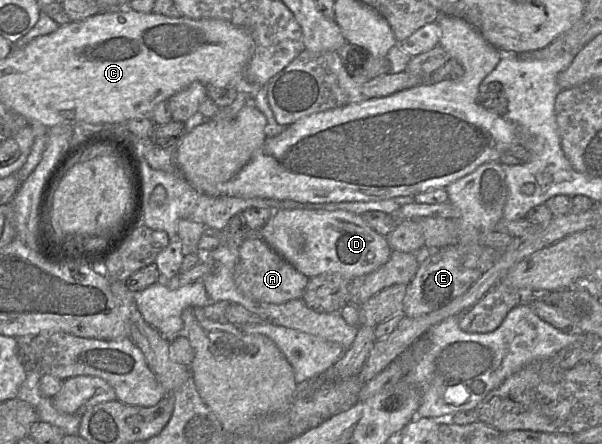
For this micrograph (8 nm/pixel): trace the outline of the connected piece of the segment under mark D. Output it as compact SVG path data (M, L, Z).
M275 209L259 237L308 278L334 273L353 279L385 264L392 252L386 238L370 228L360 214L344 210Z

